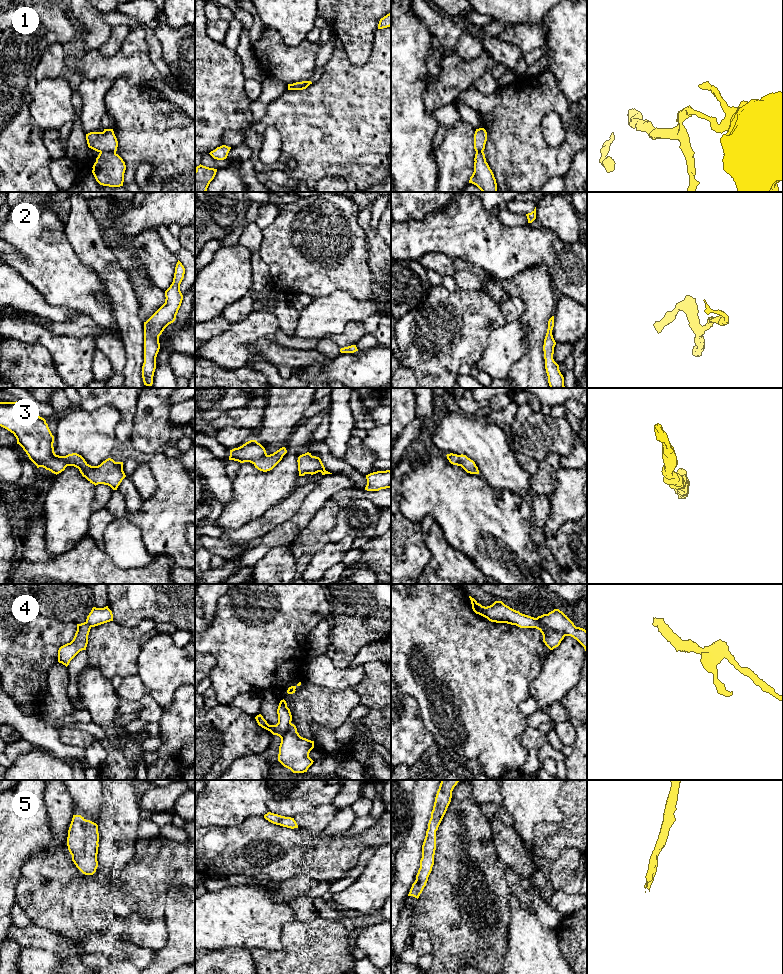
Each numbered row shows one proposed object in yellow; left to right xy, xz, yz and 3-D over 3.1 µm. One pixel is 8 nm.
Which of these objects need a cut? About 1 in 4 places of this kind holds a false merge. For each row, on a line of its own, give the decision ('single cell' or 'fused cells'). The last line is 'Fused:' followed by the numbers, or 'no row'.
1: fused cells
2: single cell
3: single cell
4: fused cells
5: single cell
Fused: 1, 4

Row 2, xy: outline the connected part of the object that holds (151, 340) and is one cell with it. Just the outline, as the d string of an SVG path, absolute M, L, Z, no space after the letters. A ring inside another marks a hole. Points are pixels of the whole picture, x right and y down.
M178 260L173 282L165 291L165 303L144 322L144 363L142 366L142 378L144 385L152 386L156 369L156 357L160 349L159 336L164 329L176 319L181 306L183 295L180 284L184 278L185 268Z

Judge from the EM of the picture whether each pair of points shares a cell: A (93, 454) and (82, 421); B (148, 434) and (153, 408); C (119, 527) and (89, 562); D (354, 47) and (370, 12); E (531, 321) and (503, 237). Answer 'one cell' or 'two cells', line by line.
A: one cell
B: one cell
C: two cells
D: one cell
E: two cells

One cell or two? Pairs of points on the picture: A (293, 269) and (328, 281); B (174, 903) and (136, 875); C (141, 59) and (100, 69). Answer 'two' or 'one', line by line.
A: one
B: two
C: one

